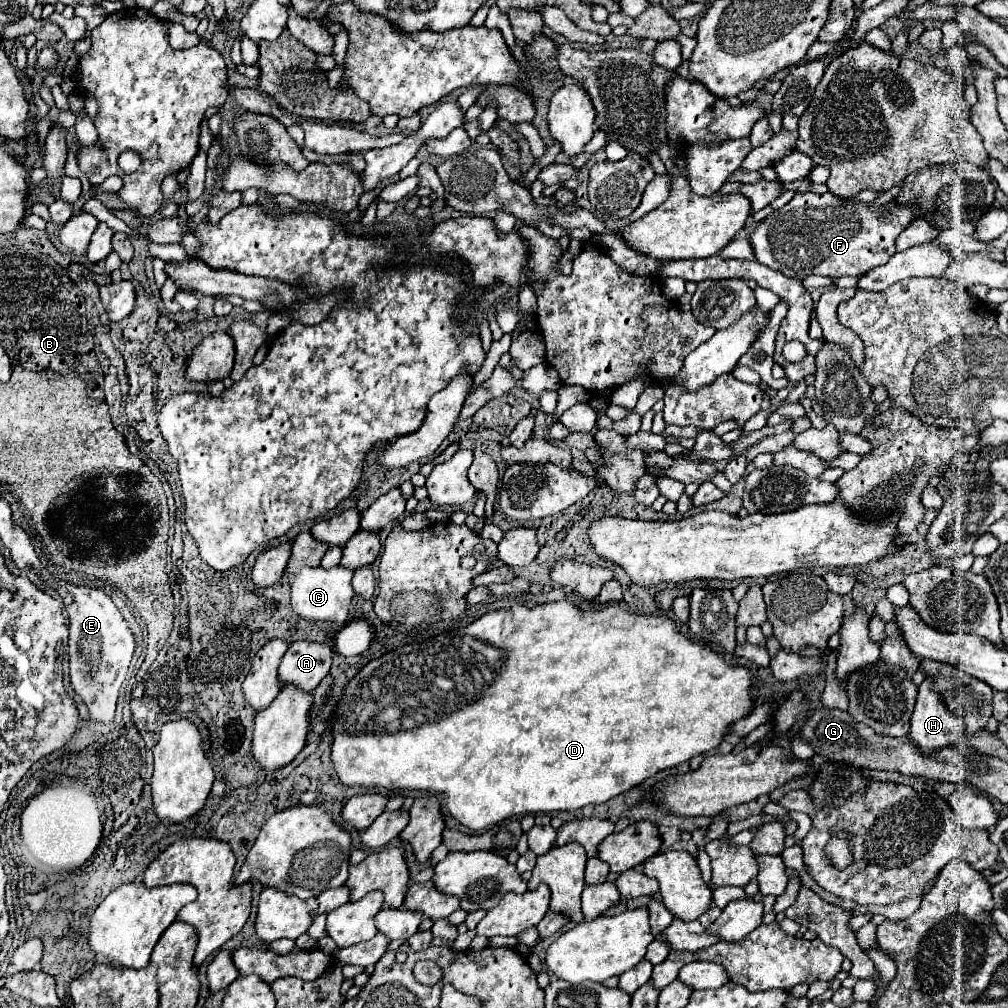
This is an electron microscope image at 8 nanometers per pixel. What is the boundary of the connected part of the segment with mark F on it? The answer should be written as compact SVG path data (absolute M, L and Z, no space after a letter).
M829 191L823 195L797 193L787 205L761 221L751 233L755 259L765 267L795 279L817 275L817 271L827 271L825 277L861 277L889 261L895 253L897 235L919 217L919 209L915 205L897 201L893 201L893 205L895 209L885 215L883 211L889 209L891 203L871 209L871 203L841 199Z

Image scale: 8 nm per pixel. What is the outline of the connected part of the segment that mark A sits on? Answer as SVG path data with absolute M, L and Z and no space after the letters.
M295 641L279 665L283 683L293 683L301 691L313 691L331 667L331 647L315 641Z

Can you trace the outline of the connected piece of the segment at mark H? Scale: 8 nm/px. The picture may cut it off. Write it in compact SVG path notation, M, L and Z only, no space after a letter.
M925 679L919 685L919 695L915 711L911 717L909 737L923 753L943 749L955 743L965 729L965 719L955 715L943 701L943 697L933 691L933 681Z

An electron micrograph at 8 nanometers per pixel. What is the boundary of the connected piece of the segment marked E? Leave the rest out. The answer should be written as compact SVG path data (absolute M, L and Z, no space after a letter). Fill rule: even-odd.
M65 583L61 587L61 597L71 619L69 625L71 685L87 703L91 719L101 723L111 723L115 717L119 689L135 651L135 637L119 609L113 607L113 601L105 591ZM103 647L105 647L105 659L103 659Z

